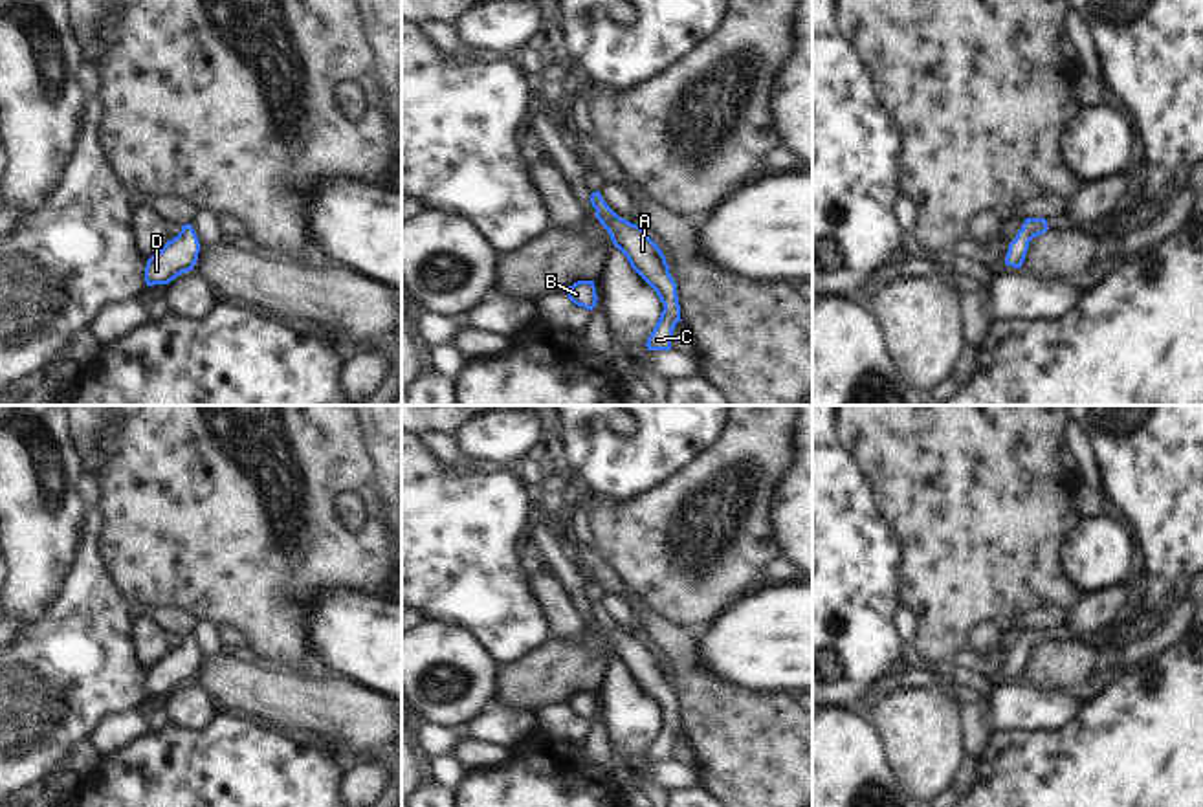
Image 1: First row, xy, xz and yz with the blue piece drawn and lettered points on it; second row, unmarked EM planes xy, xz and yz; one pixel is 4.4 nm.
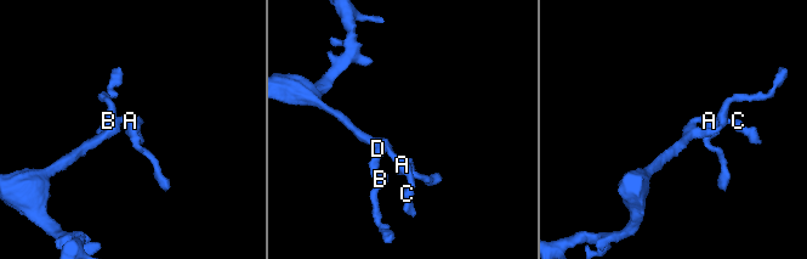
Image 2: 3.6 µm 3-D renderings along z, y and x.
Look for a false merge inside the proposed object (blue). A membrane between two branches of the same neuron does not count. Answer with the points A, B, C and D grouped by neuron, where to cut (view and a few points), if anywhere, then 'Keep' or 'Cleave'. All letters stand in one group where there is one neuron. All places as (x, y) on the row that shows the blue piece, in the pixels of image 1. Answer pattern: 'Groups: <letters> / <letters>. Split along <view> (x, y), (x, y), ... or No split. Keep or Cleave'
Groups: A B C D. No split. Keep.

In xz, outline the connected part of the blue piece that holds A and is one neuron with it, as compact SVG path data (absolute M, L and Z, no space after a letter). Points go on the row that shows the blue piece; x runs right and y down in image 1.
M600 191L590 194L596 218L611 235L613 244L627 257L631 268L657 292L664 310L657 326L647 337L647 350L669 350L675 325L680 319L677 282L662 249L646 235L646 231L620 218L602 198Z

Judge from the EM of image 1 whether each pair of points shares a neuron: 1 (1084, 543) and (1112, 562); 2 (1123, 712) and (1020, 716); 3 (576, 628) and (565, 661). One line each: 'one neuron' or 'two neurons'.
1: one neuron
2: two neurons
3: two neurons

